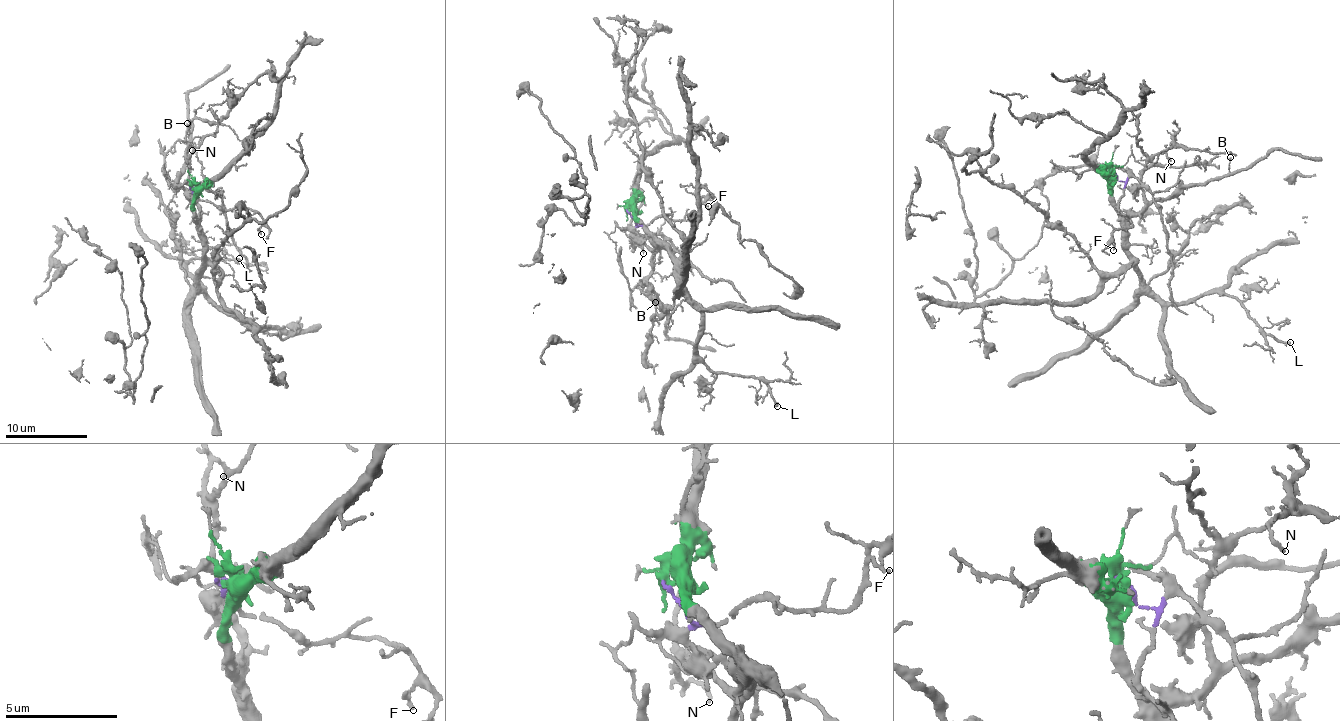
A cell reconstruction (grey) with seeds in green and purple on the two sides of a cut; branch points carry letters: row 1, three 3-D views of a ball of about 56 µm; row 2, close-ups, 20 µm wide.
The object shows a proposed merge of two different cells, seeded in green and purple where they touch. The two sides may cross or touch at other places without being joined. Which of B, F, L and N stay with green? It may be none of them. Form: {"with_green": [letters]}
{"with_green": ["B", "L", "N"]}

